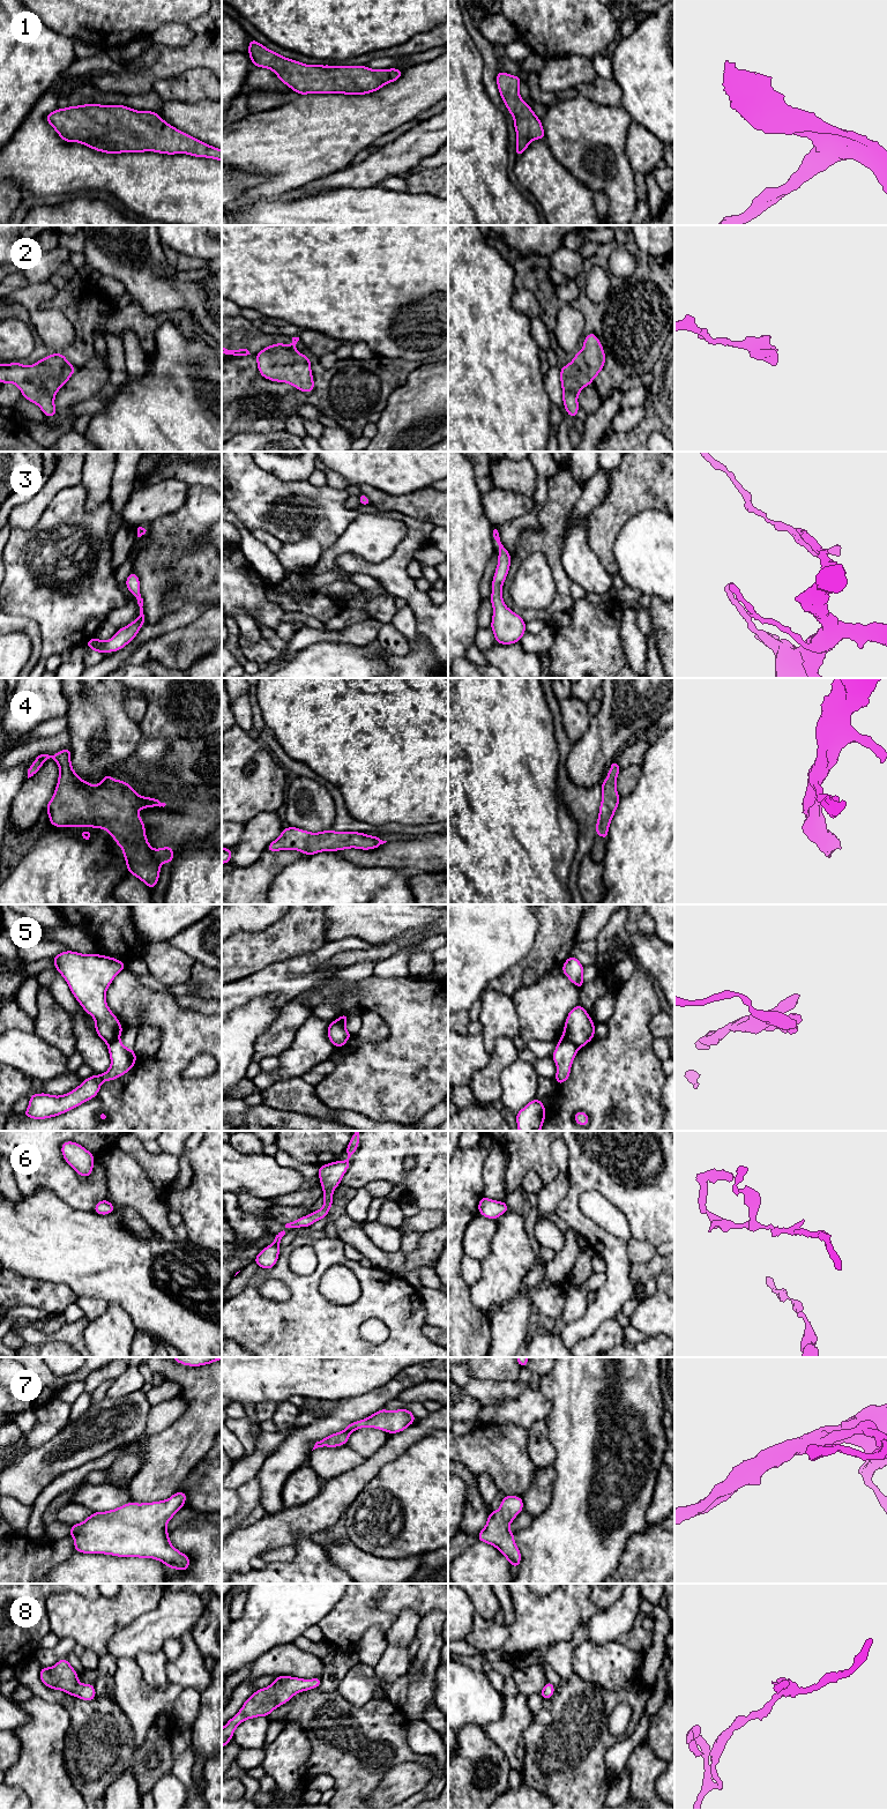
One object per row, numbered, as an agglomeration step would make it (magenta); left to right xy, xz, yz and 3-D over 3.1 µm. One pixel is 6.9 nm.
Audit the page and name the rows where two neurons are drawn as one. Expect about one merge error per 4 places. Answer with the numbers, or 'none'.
5

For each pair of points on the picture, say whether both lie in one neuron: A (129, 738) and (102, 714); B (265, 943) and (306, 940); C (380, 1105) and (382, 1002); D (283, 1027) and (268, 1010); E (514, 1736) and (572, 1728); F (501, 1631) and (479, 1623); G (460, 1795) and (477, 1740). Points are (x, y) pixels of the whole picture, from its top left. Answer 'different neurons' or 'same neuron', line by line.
A: same neuron
B: same neuron
C: same neuron
D: different neurons
E: different neurons
F: same neuron
G: same neuron

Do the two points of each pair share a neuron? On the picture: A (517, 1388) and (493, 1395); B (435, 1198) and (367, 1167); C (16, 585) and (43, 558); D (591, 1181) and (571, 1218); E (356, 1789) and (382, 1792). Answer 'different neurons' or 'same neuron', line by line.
A: same neuron
B: same neuron
C: same neuron
D: same neuron
E: different neurons

